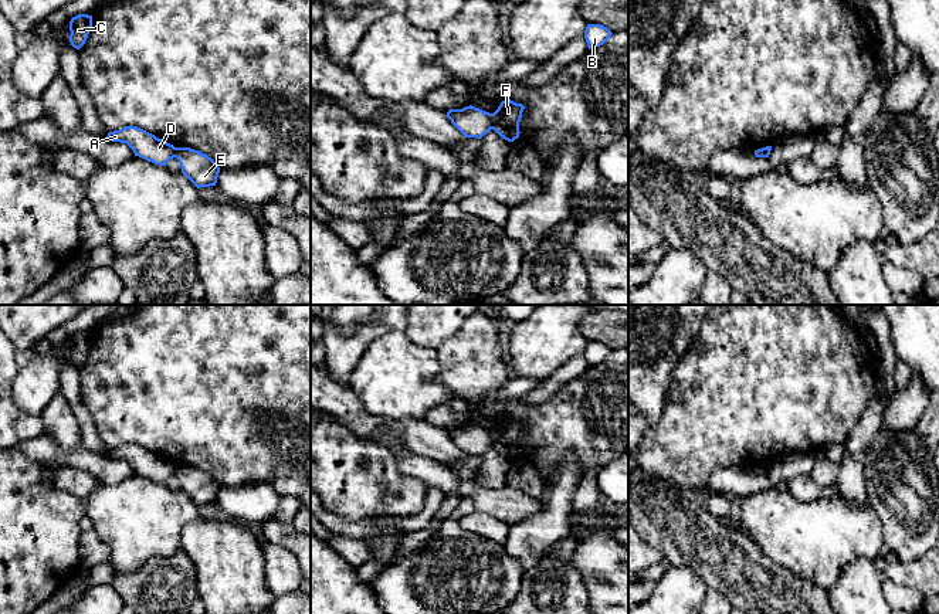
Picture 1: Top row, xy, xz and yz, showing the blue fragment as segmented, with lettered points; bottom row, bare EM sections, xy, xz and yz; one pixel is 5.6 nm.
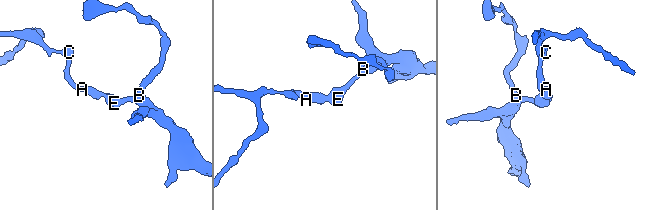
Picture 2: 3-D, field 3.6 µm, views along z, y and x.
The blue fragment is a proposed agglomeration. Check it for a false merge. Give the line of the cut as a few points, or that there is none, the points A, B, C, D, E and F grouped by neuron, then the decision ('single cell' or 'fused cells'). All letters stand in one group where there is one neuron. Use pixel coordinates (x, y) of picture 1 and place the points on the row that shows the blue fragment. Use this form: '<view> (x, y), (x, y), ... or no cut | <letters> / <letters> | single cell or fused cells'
xz (491, 114), (492, 128) | A C D / B E F | fused cells

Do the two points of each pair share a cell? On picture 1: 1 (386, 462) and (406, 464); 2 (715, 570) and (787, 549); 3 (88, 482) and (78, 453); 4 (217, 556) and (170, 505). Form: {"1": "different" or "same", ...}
{"1": "different", "2": "different", "3": "different", "4": "different"}

